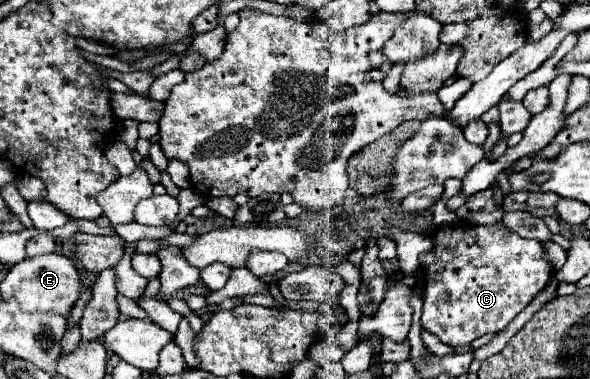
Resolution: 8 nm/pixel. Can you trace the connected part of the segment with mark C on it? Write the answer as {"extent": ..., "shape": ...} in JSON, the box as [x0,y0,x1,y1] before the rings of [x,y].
{"extent":[420,219,554,347],"shape":[[[462,219],[442,223],[434,229],[434,247],[420,255],[420,269],[424,275],[422,327],[450,347],[470,345],[482,335],[502,331],[550,283],[554,275],[554,267],[540,241],[522,239],[504,223],[470,225]]]}

